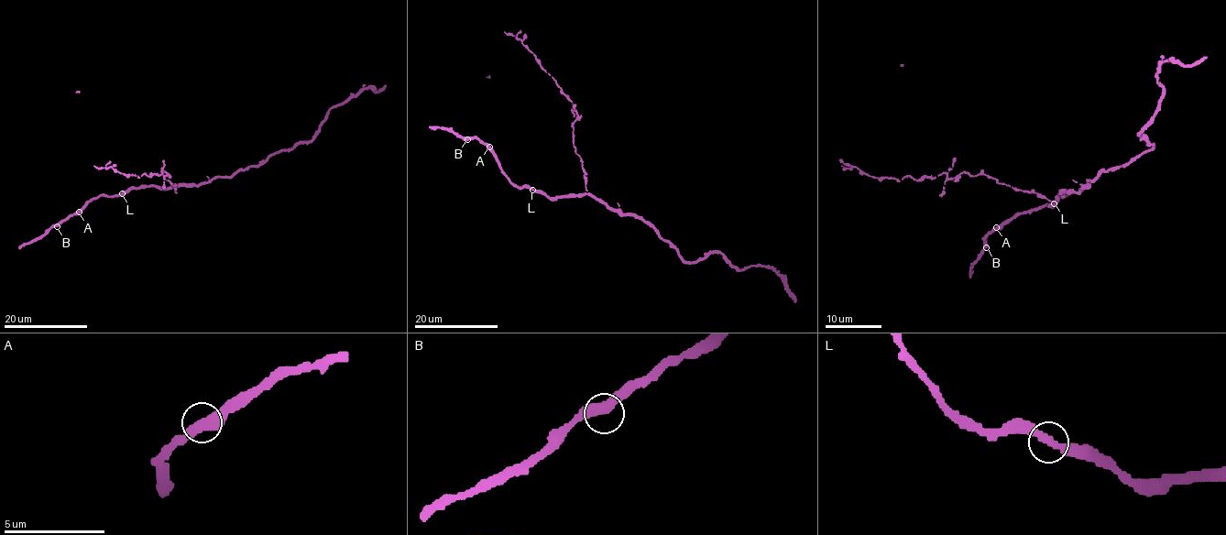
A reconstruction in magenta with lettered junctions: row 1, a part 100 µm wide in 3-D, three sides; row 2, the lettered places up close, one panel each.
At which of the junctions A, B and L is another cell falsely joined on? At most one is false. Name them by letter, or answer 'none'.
none

